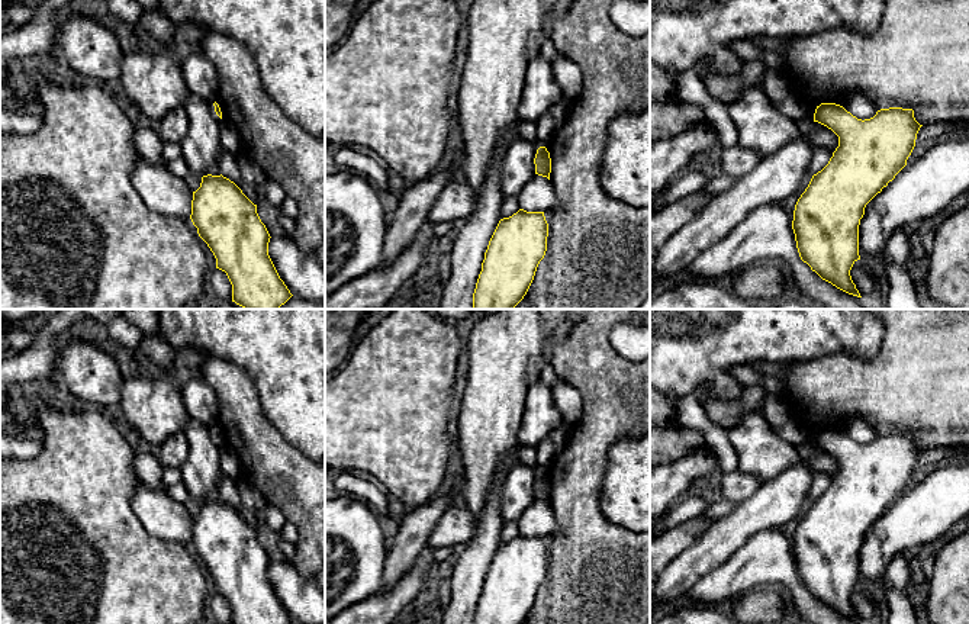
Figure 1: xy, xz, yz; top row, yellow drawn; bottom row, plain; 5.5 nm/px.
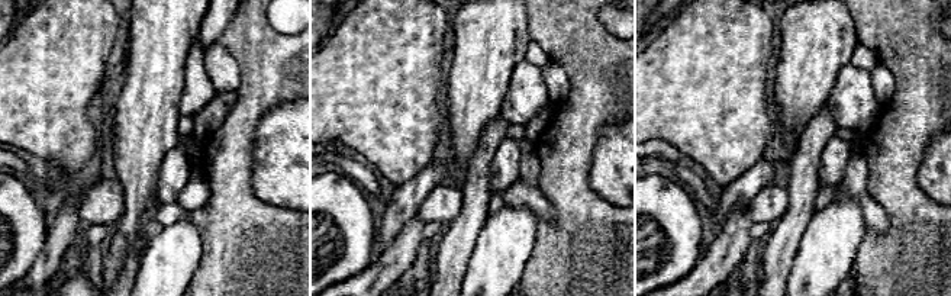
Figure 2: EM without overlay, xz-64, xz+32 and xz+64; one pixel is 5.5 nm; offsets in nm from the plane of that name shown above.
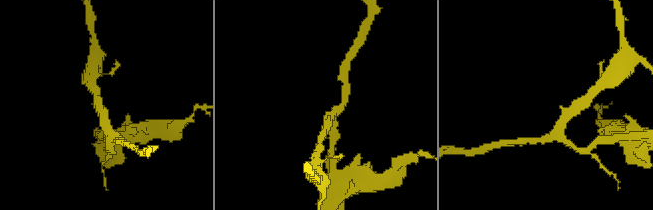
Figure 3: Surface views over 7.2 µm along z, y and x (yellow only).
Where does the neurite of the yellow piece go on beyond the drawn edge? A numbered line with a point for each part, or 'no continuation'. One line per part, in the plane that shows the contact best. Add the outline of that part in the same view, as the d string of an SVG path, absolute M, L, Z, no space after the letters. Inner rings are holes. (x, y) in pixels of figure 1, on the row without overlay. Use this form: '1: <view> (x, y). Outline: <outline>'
no continuation

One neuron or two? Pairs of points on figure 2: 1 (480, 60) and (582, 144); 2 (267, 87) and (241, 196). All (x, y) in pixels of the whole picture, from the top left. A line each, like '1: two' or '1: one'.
1: two
2: one

